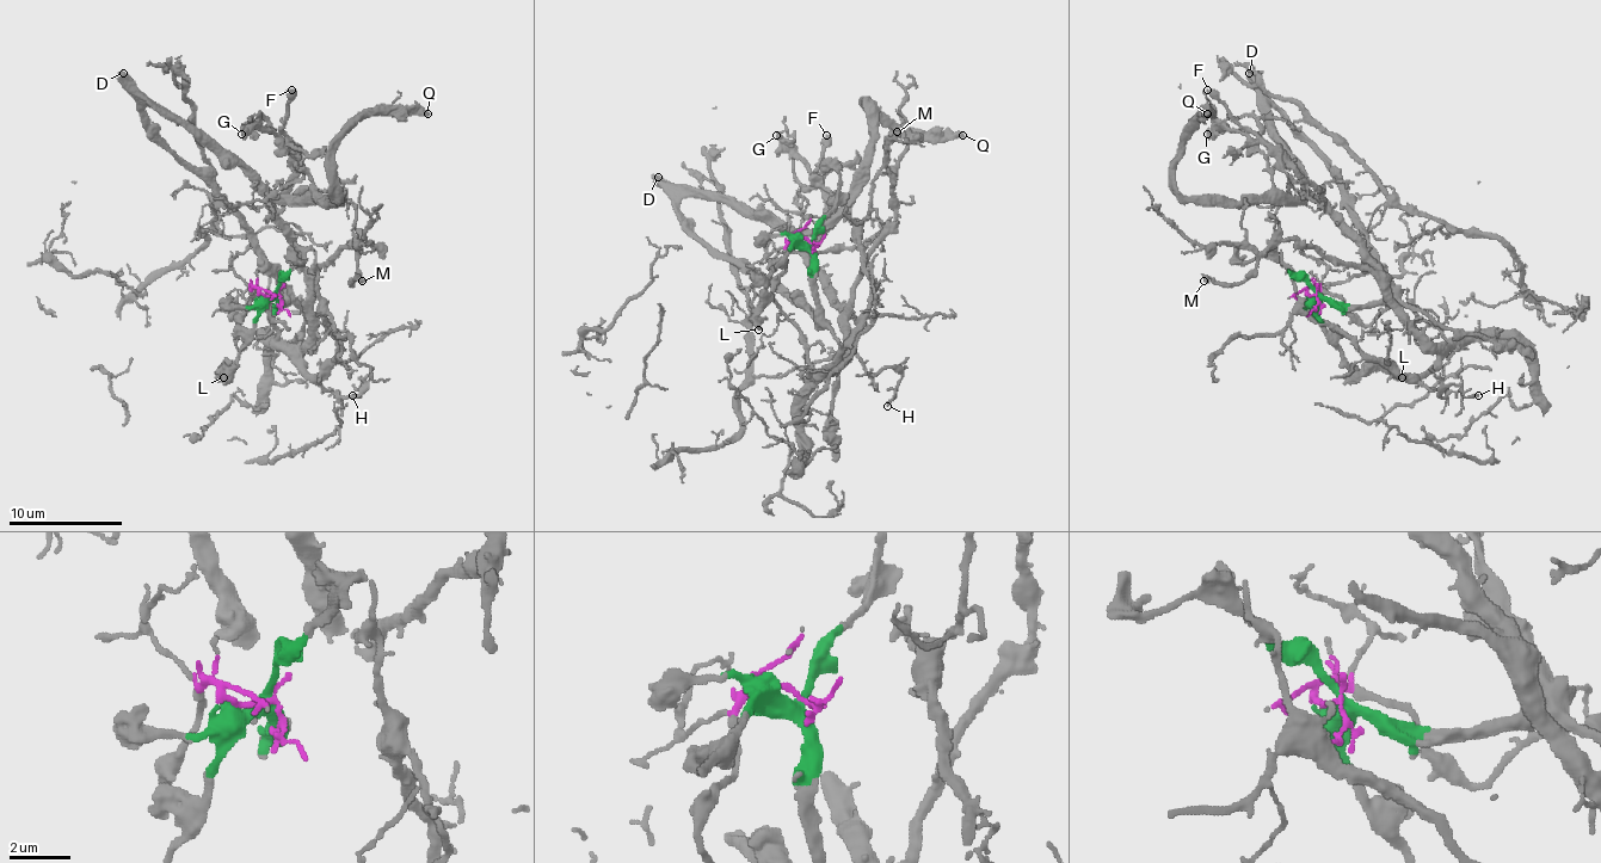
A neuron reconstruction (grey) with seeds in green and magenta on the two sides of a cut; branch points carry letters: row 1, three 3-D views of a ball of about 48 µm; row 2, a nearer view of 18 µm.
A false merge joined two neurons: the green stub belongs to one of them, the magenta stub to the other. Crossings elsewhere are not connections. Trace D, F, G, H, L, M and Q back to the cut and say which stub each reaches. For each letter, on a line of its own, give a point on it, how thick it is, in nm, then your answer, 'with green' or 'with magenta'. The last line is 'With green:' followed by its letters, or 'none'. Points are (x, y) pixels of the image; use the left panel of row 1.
D: at (123, 73); 600 nm thick; with green
F: at (291, 90); 480 nm thick; with magenta
G: at (241, 134); 380 nm thick; with green
H: at (352, 395); 180 nm thick; with magenta
L: at (223, 377); 480 nm thick; with green
M: at (362, 281); 360 nm thick; with magenta
Q: at (428, 113); 440 nm thick; with green
With green: D, G, L, Q

